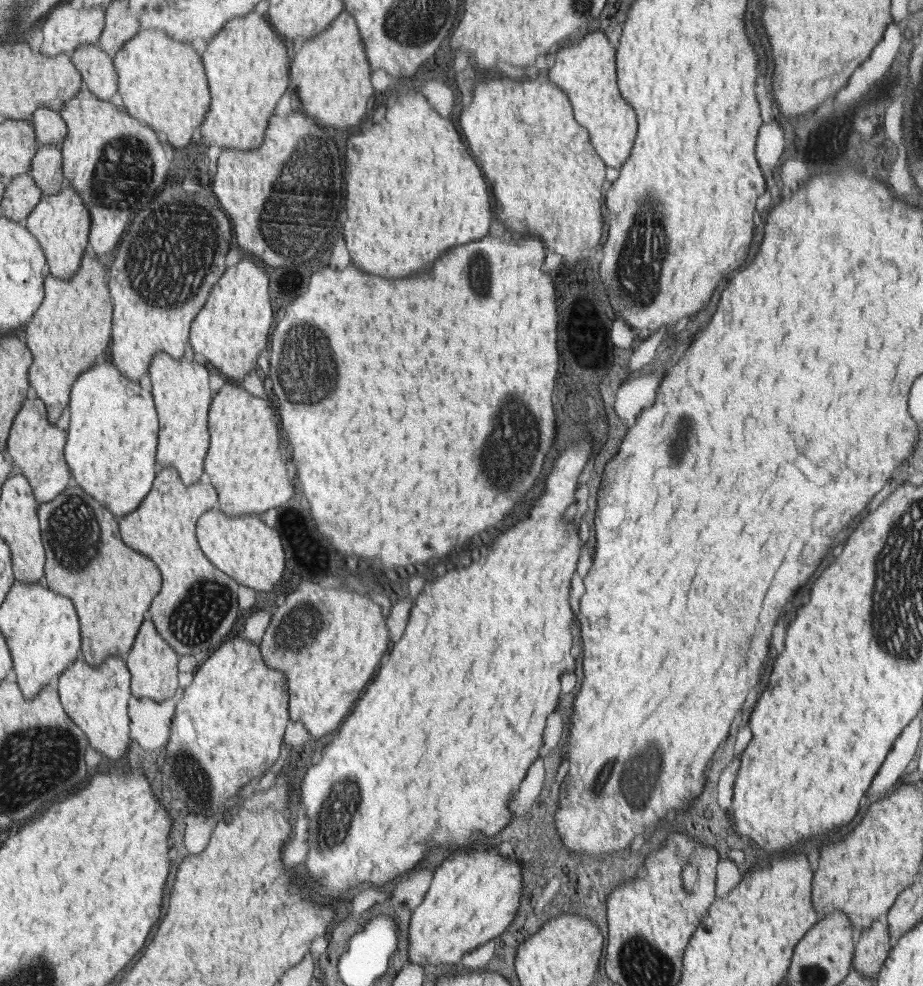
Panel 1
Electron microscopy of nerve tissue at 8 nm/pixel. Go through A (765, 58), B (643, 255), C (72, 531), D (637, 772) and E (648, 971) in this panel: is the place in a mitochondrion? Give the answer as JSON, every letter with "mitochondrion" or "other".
{"A":"other","B":"mitochondrion","C":"mitochondrion","D":"mitochondrion","E":"mitochondrion"}

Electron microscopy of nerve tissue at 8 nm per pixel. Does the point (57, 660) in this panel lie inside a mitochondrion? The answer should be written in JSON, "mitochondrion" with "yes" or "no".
{"mitochondrion":"no"}

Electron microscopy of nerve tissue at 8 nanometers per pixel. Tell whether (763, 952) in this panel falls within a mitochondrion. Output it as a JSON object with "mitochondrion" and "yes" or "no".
{"mitochondrion":"no"}

